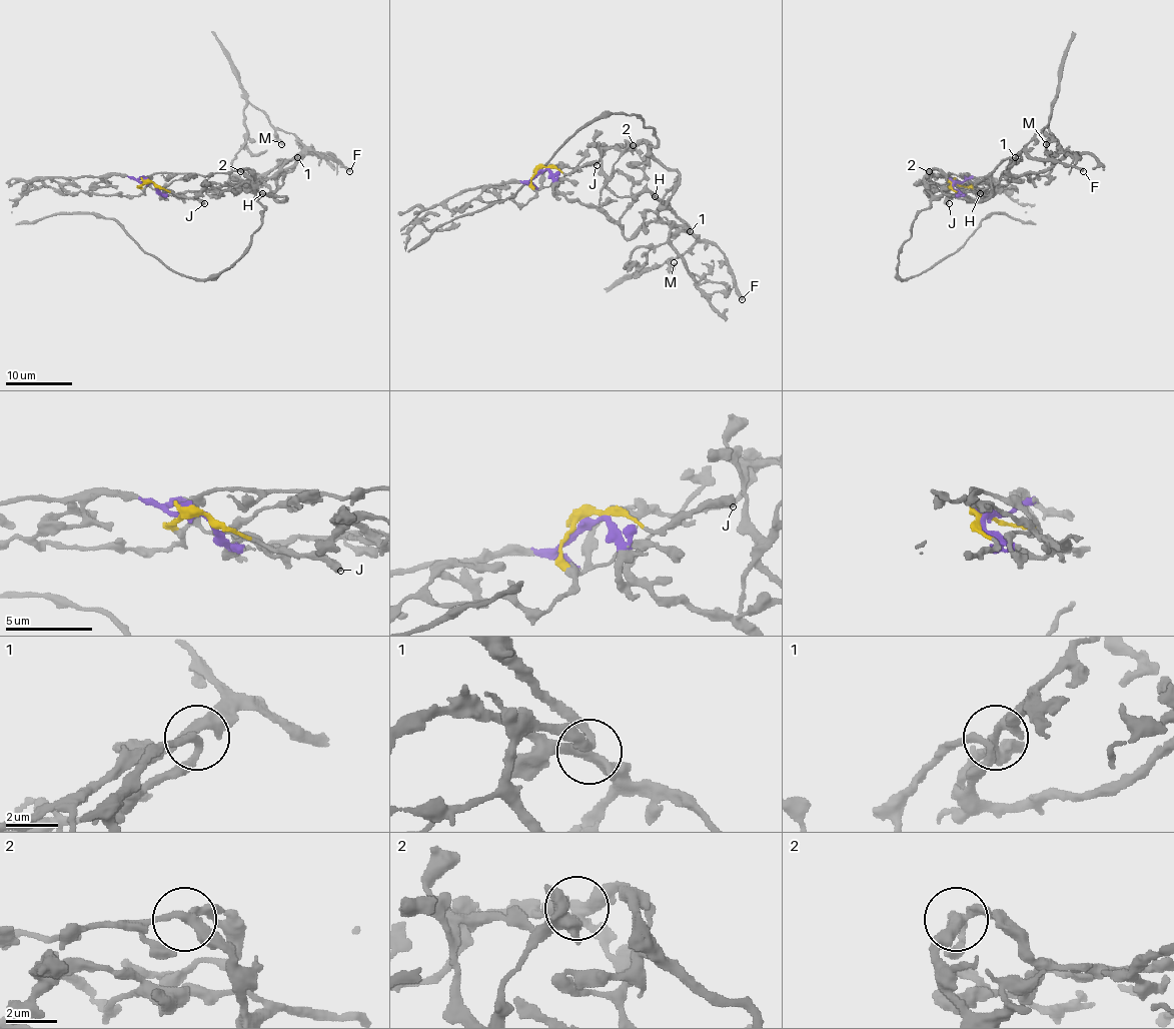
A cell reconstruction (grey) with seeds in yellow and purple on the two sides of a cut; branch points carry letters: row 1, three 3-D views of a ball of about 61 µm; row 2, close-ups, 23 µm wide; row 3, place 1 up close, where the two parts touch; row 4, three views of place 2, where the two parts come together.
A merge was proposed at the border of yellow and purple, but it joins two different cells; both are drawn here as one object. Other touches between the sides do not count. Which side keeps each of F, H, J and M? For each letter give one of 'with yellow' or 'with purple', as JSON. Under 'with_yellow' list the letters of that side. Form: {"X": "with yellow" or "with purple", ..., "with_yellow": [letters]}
{"F": "with purple", "H": "with yellow", "J": "with yellow", "M": "with purple", "with_yellow": ["H", "J"]}

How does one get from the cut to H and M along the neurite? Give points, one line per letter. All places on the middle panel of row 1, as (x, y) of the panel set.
H: (540, 167), (536, 188), (550, 167), (594, 165), (614, 147), (643, 140), (678, 173), (668, 201), (655, 196)
M: (540, 168), (555, 191), (597, 205), (627, 238), (652, 221), (686, 230), (696, 241), (675, 263)

